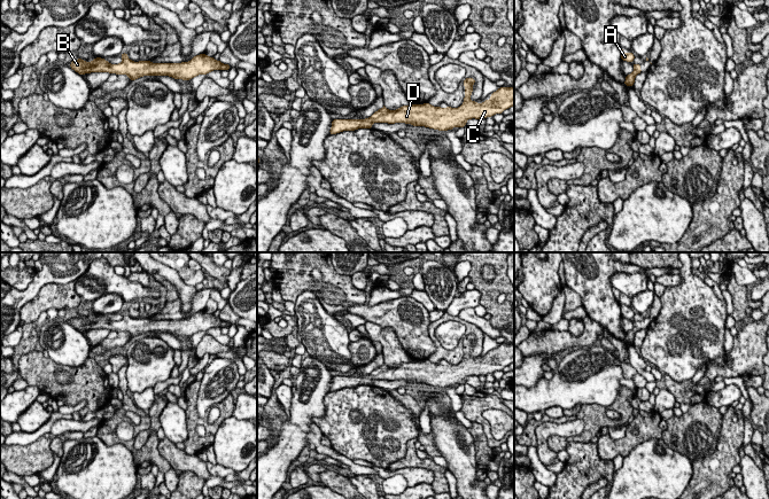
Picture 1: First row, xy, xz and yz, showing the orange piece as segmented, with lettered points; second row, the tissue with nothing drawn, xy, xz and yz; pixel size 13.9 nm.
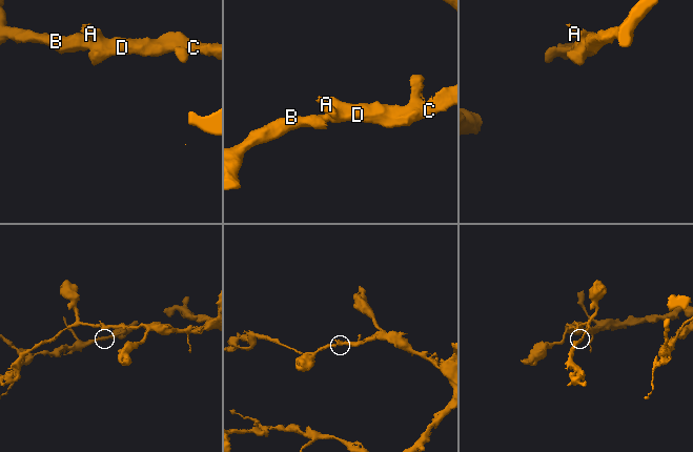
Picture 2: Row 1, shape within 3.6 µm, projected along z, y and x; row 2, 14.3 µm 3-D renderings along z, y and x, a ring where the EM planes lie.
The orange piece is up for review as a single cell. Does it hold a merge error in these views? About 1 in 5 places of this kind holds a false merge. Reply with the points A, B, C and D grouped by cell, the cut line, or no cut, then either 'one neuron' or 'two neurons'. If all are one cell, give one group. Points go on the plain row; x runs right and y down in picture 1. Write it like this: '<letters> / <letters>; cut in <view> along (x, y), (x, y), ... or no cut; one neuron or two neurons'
A B C D; no cut; one neuron

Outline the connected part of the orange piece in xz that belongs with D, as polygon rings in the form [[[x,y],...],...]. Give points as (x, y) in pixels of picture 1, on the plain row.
[[[465,335],[465,356],[458,365],[434,364],[428,359],[424,361],[403,362],[397,367],[389,367],[384,362],[375,368],[370,375],[365,376],[333,376],[331,391],[343,388],[355,388],[358,385],[372,385],[373,380],[405,380],[413,383],[425,383],[438,388],[448,388],[453,384],[465,384],[468,376],[492,374],[496,371],[503,371],[505,366],[514,362],[514,343],[499,344],[491,350],[489,357],[483,360],[471,358],[474,335]]]

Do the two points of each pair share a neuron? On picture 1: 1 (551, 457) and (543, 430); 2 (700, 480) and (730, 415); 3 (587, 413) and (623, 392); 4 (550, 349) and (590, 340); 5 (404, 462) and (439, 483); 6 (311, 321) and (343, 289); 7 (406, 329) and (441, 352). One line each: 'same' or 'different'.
1: same
2: same
3: same
4: same
5: same
6: different
7: different

